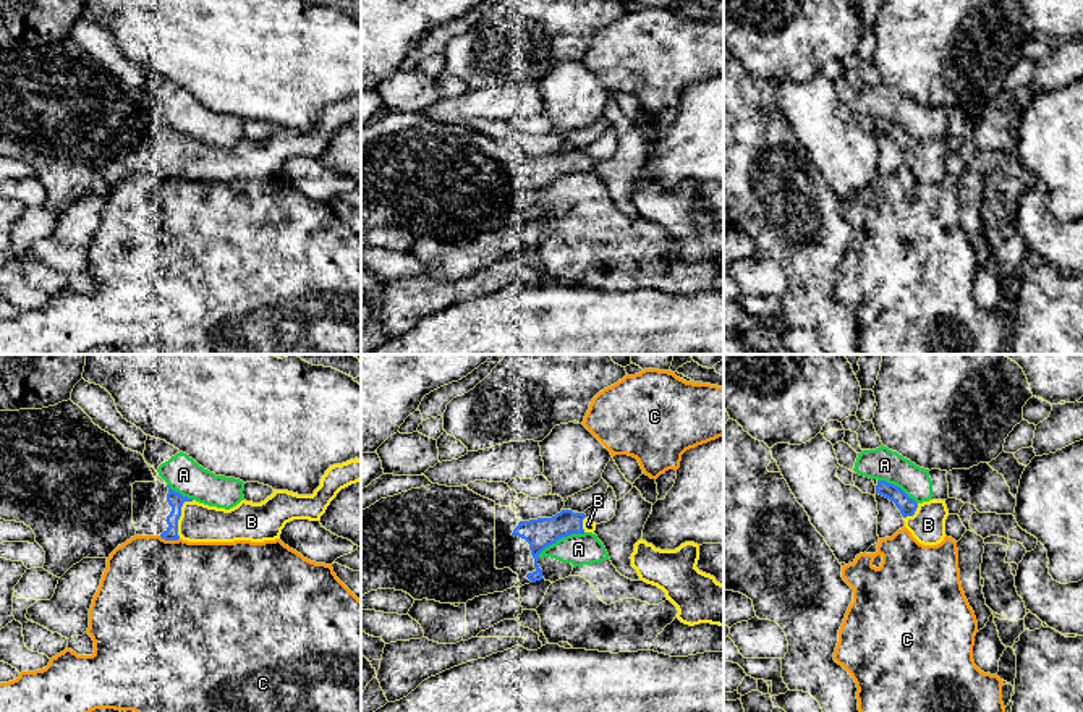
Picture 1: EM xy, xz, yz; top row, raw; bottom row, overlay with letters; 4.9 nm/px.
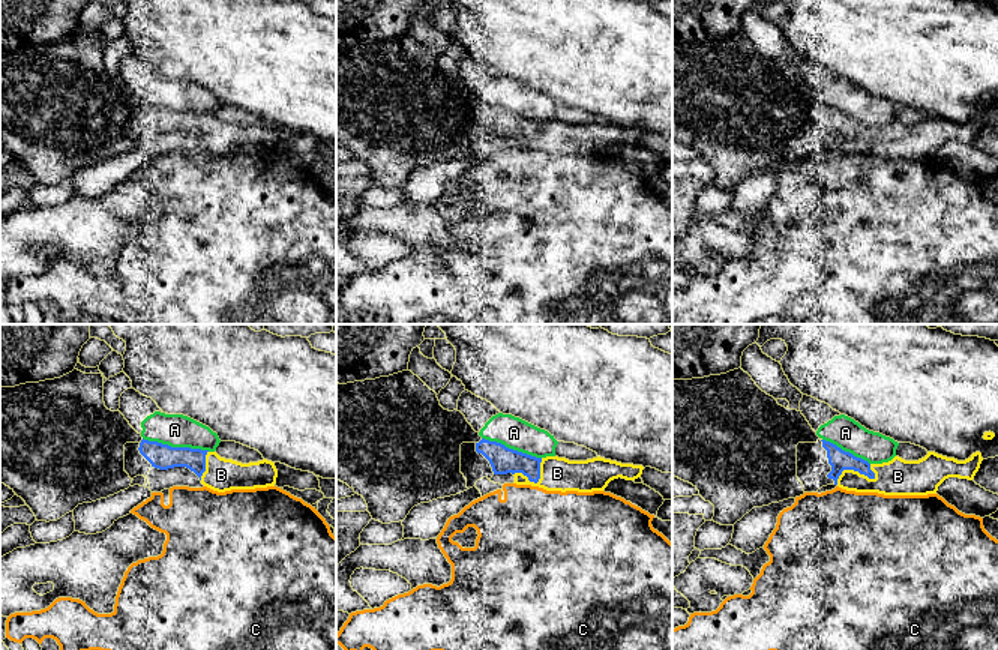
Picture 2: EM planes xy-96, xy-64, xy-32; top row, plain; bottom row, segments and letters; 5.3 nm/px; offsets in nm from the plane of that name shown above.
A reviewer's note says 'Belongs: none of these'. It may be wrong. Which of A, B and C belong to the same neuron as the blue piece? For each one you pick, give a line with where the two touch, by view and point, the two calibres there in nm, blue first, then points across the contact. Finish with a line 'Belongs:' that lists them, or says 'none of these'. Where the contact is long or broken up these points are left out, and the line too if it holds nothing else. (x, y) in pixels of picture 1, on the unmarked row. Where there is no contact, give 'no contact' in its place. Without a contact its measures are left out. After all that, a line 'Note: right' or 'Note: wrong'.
B: contact xy (180, 152); calibres 80 and 190 nm
Belongs: B
Note: wrong

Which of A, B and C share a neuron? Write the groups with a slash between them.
A / B / C

